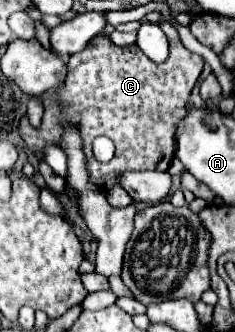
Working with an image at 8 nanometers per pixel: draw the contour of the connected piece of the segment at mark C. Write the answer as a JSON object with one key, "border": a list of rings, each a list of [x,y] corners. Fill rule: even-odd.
{"border":[[[168,22],[159,25],[165,33],[170,55],[162,65],[152,63],[138,45],[116,47],[108,35],[96,35],[90,39],[84,51],[70,55],[66,83],[58,91],[46,91],[44,95],[44,117],[36,129],[28,123],[28,115],[20,119],[18,133],[30,151],[42,159],[46,145],[58,145],[62,137],[62,121],[74,121],[82,135],[86,169],[90,181],[108,191],[118,183],[118,175],[124,171],[158,169],[166,171],[176,151],[176,123],[188,113],[190,93],[202,73],[202,57],[188,51],[180,40],[177,30]],[[98,135],[106,135],[114,141],[116,153],[112,161],[98,163],[92,157],[92,141]]]}

